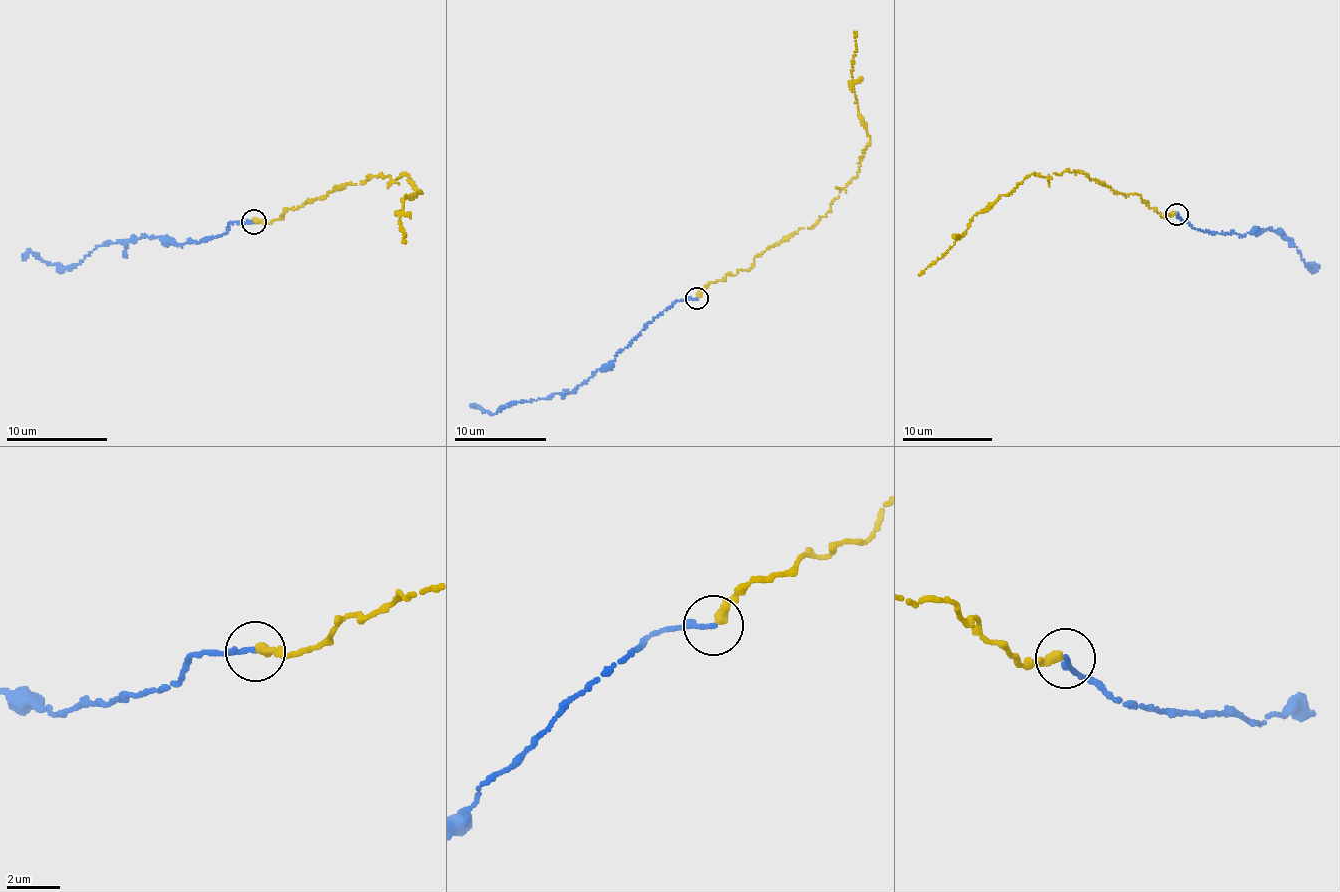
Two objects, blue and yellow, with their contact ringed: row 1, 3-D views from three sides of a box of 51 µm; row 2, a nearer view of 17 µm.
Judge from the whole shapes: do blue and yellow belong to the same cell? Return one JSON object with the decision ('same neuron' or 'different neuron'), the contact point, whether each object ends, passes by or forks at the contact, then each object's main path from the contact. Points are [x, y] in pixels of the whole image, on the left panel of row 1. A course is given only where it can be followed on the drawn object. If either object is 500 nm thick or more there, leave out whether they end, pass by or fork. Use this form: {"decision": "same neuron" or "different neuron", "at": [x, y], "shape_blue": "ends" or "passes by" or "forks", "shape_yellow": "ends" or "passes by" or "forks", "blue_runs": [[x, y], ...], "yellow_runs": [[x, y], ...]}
{"decision": "same neuron", "at": [254, 222], "shape_blue": "ends", "shape_yellow": "ends", "blue_runs": [[255, 222], [232, 222], [204, 241], [154, 237], [96, 246], [77, 264], [61, 267], [30, 252], [23, 260]], "yellow_runs": [[254, 222], [269, 223], [375, 176], [407, 174], [422, 192], [405, 196], [399, 223], [405, 242]]}

